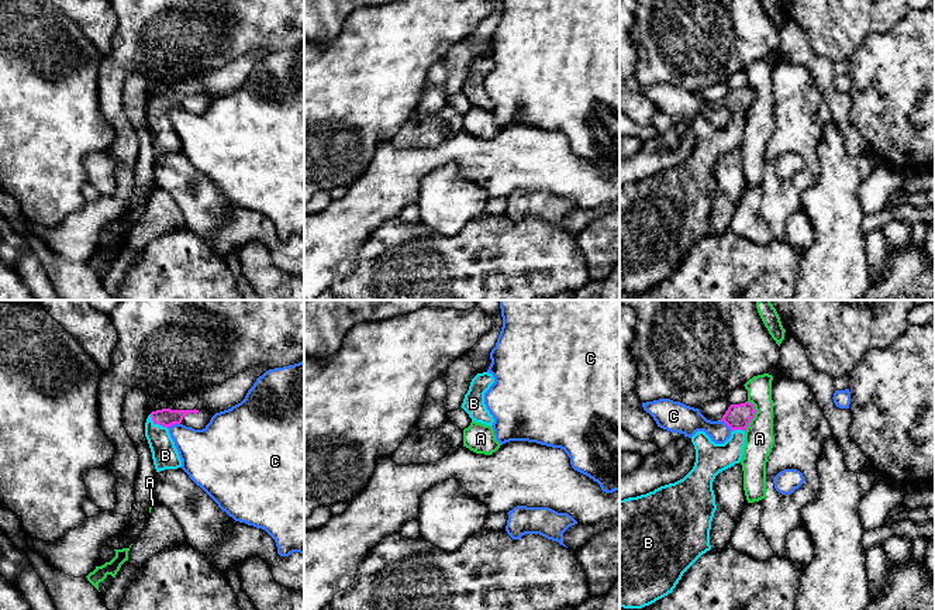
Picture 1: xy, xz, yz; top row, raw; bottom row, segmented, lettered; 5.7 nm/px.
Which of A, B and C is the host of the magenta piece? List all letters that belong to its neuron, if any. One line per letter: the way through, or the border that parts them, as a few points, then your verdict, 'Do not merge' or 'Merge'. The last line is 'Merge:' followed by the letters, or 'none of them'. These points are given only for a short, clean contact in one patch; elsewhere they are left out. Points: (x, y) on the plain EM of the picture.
A: Boundary: yz (748, 85), (754, 90), (755, 100), (745, 116). Do not merge
B: Path across: xy (165, 102), (158, 107), (158, 123), (165, 140). Merge
C: Boundary: yz (720, 104), (731, 116). Do not merge
Merge: B

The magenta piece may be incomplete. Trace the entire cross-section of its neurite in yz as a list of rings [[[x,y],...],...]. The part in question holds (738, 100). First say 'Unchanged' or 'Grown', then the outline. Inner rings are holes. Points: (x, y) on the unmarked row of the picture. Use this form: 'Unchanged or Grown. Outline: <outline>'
Grown. Outline: [[[749,86],[731,89],[721,103],[731,113],[731,121],[724,128],[715,128],[704,116],[697,116],[691,121],[696,147],[683,163],[660,170],[646,179],[620,185],[620,292],[642,293],[667,280],[673,276],[683,258],[703,238],[711,234],[710,214],[717,194],[713,166],[720,156],[741,147],[745,116],[755,97],[755,90]]]

